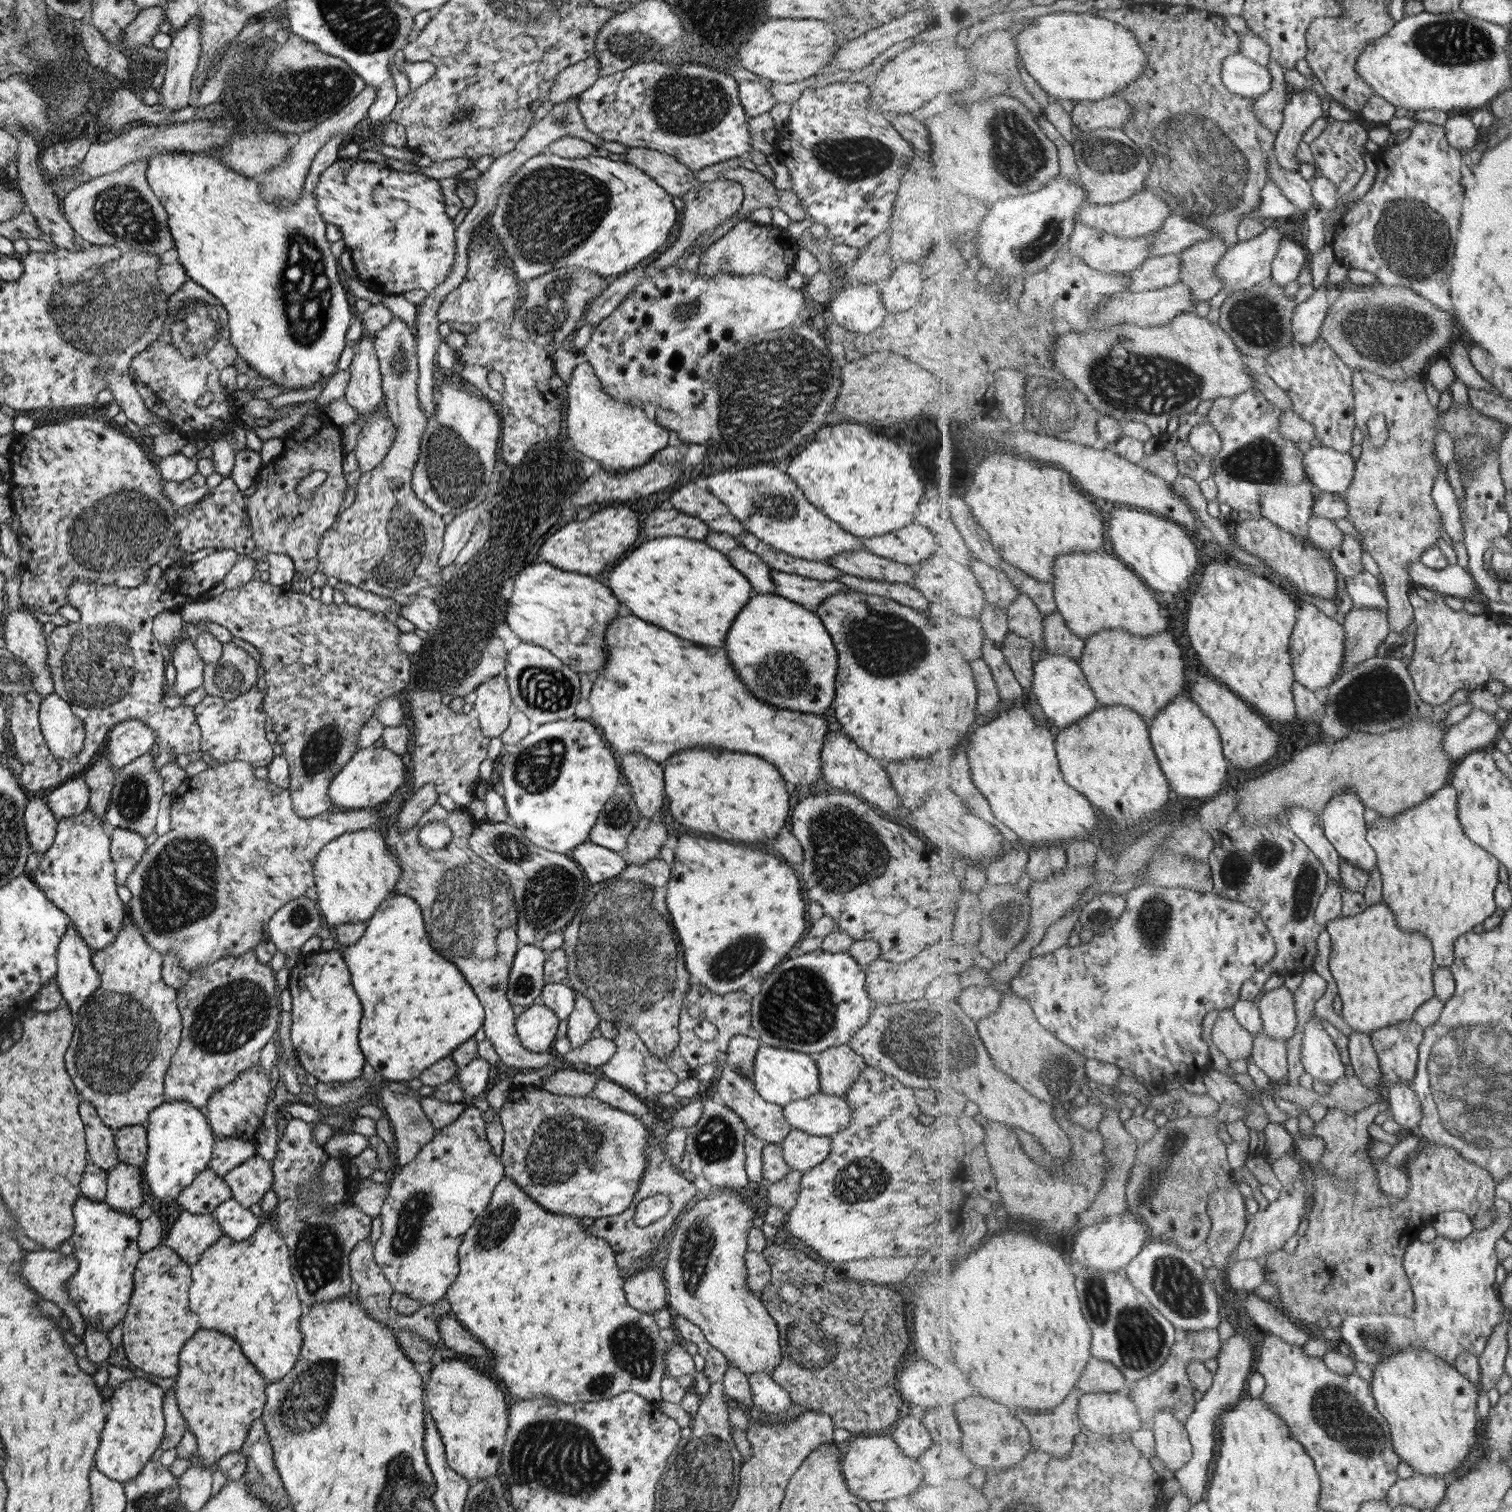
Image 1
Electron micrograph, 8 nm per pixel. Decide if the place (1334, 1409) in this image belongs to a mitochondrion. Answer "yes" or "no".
yes

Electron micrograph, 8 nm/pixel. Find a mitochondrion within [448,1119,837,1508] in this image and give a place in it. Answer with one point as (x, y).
(560, 1456)

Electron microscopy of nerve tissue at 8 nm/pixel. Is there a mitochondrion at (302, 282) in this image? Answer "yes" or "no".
yes

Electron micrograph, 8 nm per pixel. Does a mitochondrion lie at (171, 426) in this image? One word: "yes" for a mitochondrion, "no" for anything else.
no

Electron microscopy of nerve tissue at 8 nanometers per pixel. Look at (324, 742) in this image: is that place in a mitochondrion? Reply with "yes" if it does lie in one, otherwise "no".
yes

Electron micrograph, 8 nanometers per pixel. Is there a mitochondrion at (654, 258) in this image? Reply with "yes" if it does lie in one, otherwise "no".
no

